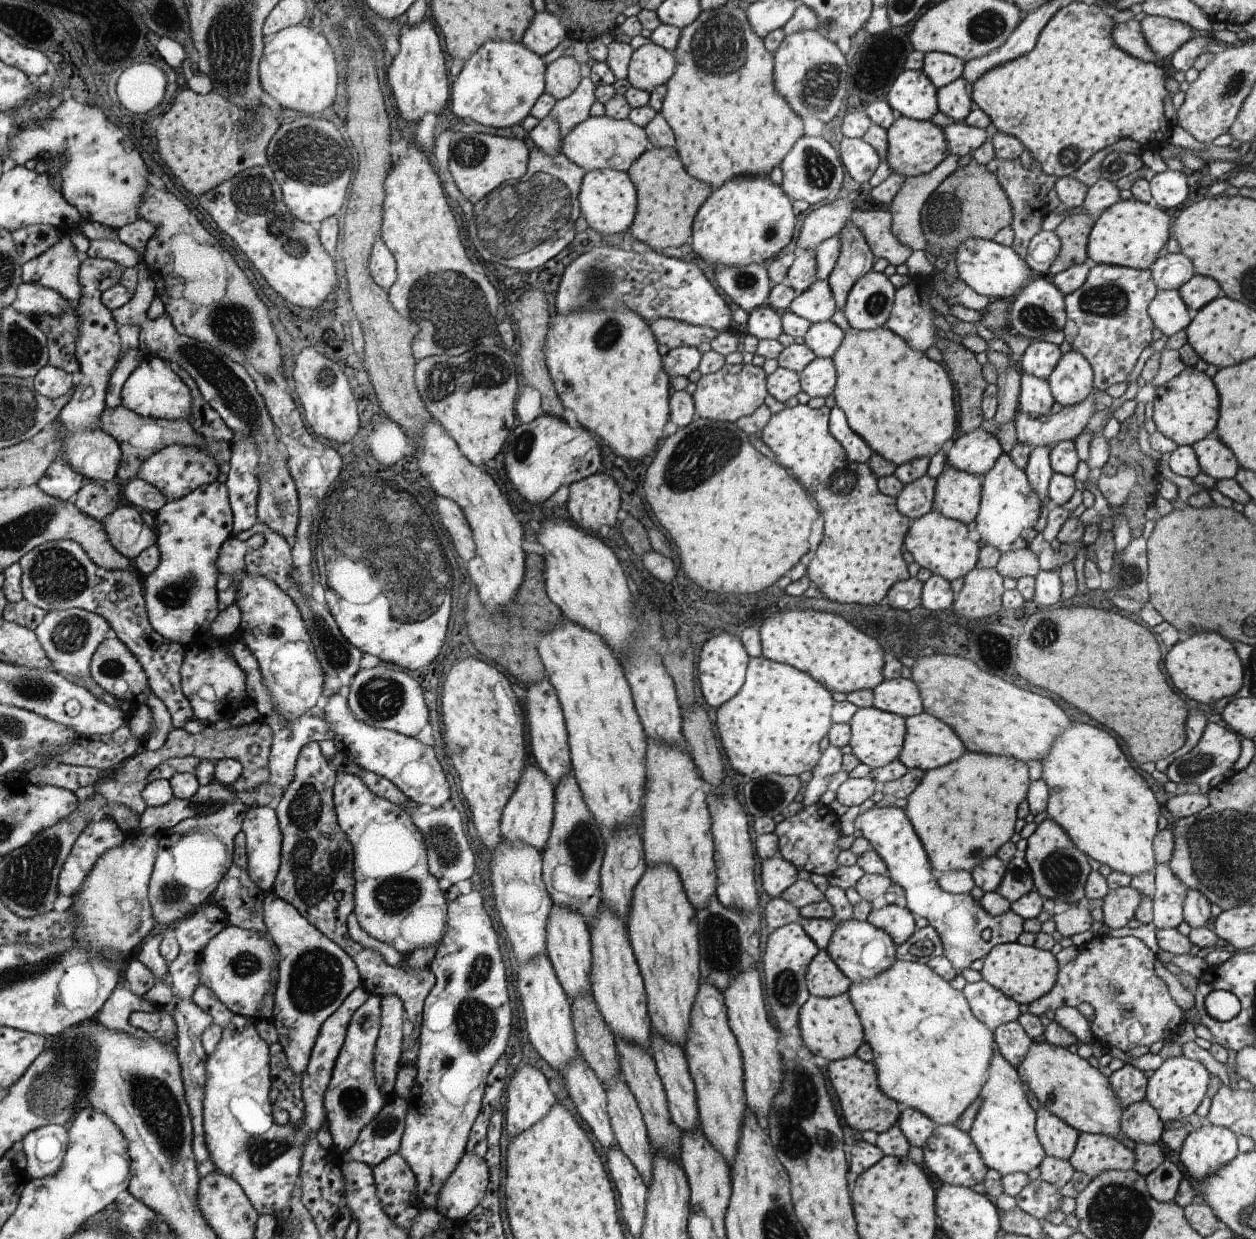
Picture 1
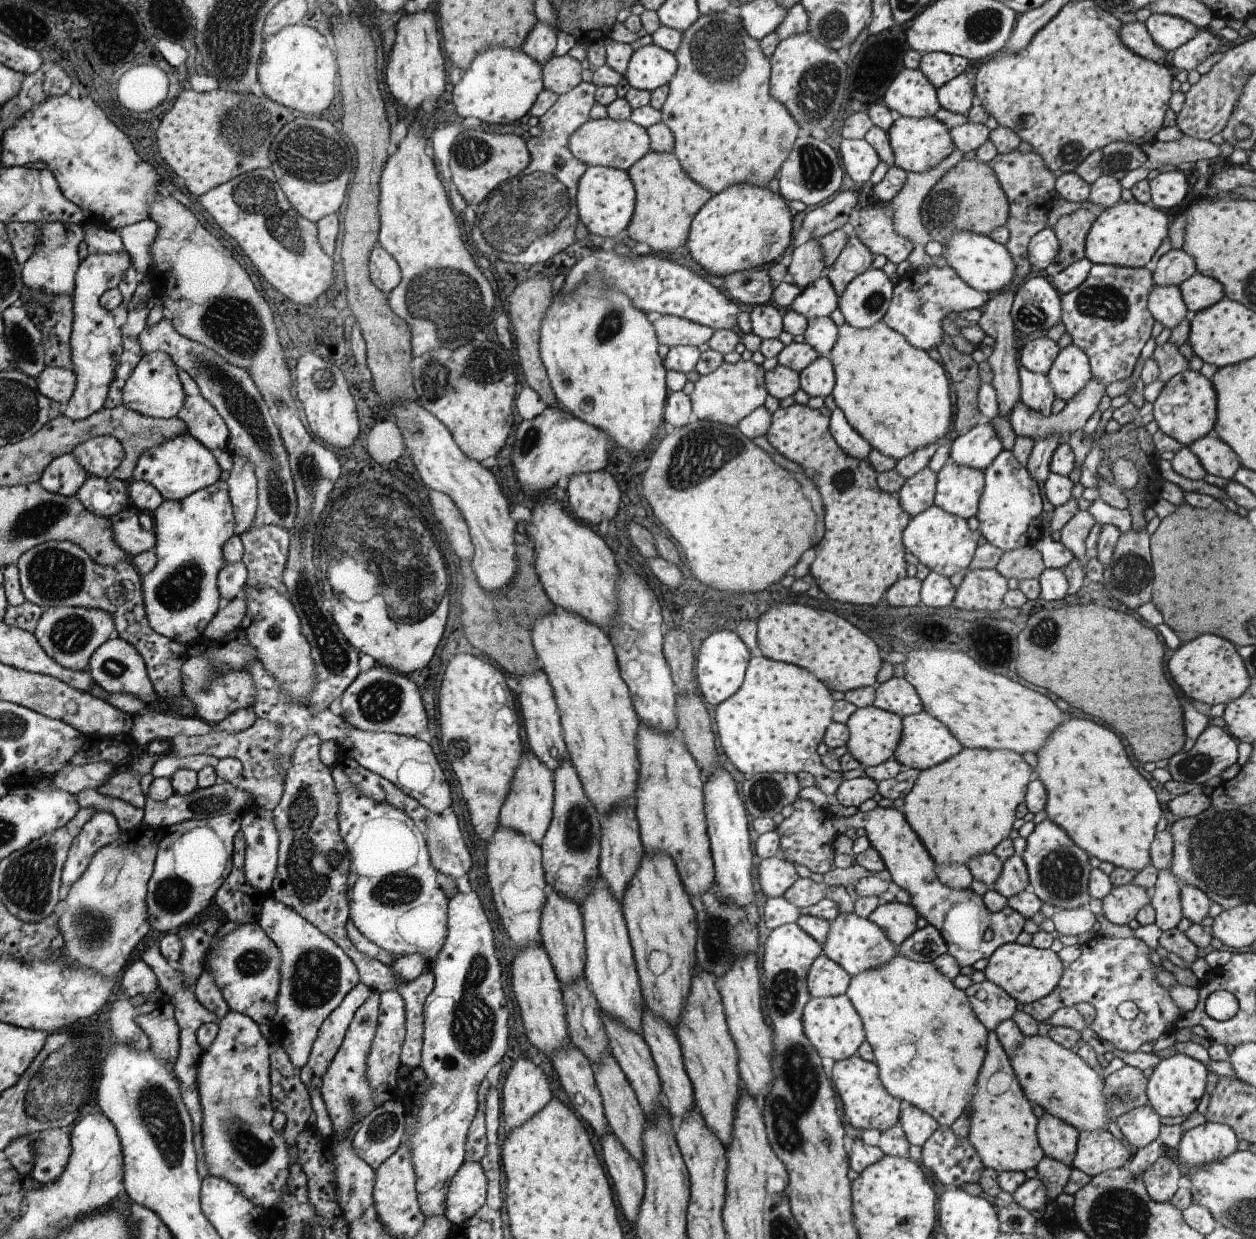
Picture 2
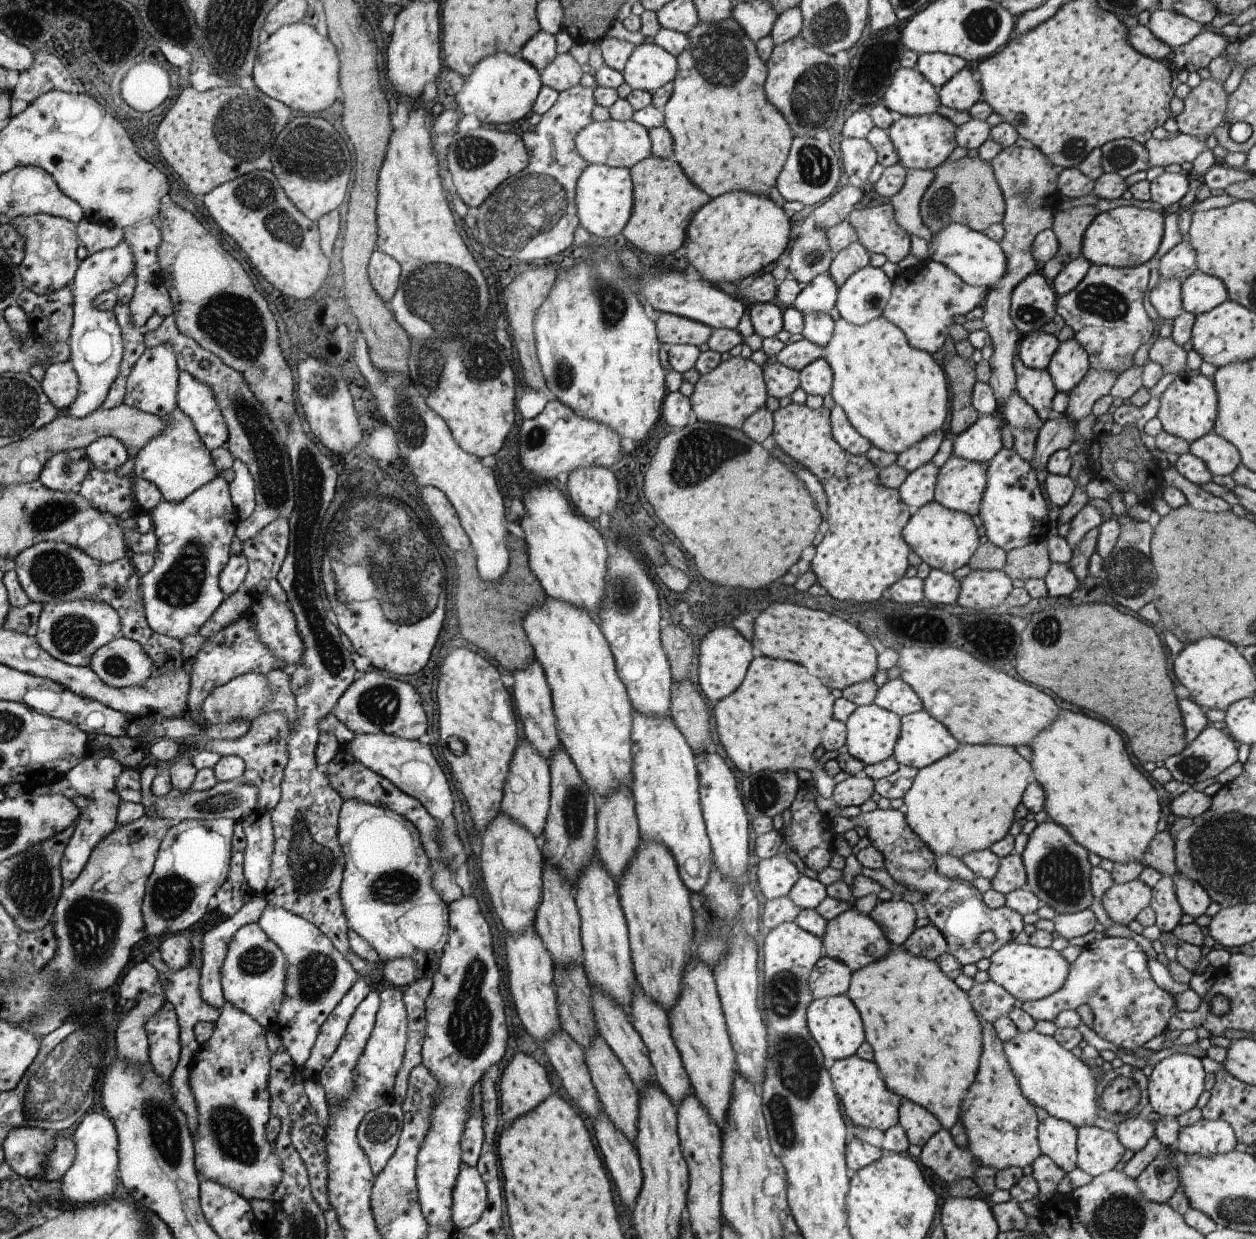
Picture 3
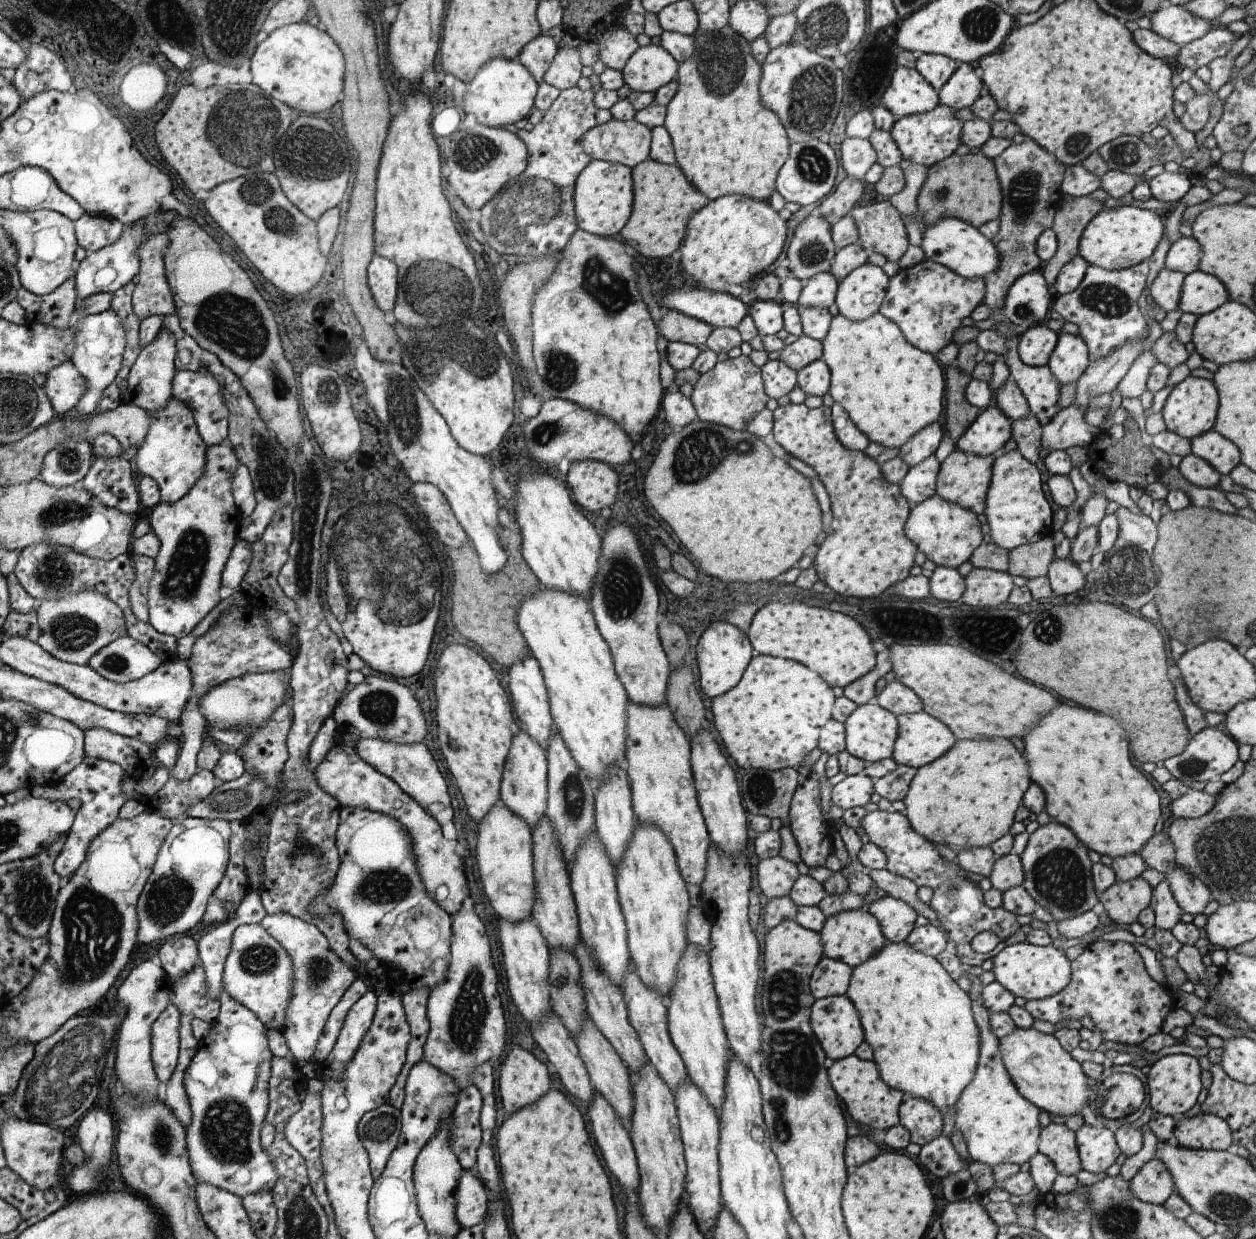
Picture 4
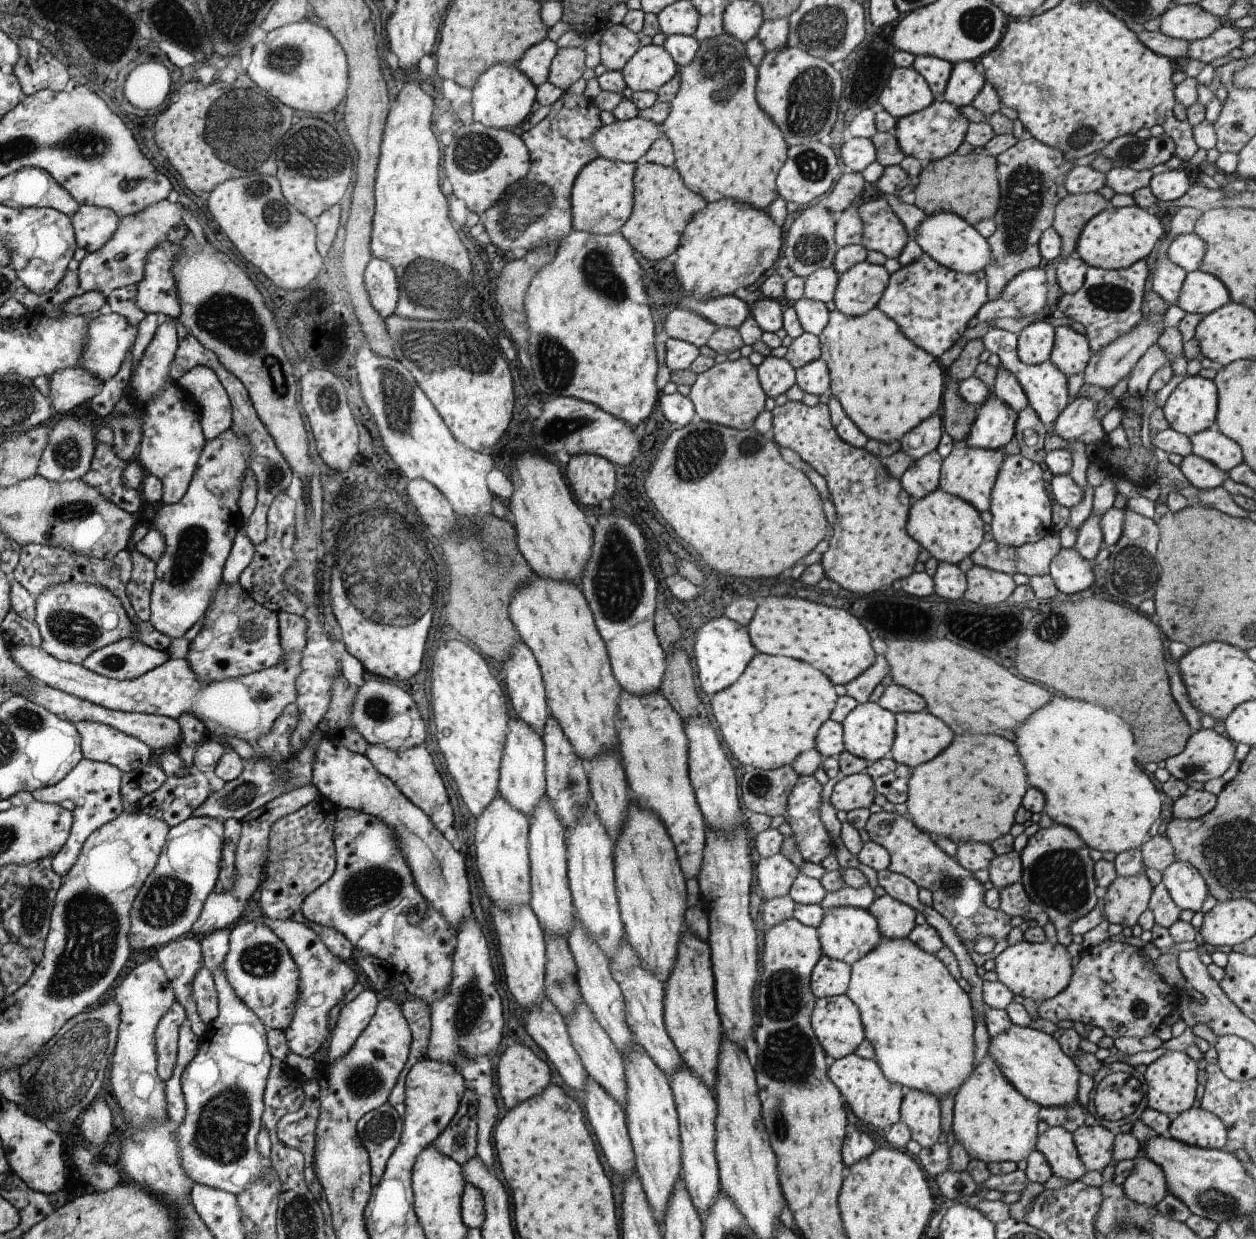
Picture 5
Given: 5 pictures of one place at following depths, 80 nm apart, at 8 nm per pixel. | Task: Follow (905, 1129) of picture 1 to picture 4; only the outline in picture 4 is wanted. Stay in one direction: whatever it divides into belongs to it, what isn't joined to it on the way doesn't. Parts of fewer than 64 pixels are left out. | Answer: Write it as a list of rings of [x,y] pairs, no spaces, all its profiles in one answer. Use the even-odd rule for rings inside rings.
[[[907,1095],[899,1108],[899,1123],[908,1129],[911,1142],[928,1144],[943,1134],[943,1116],[930,1101]]]

